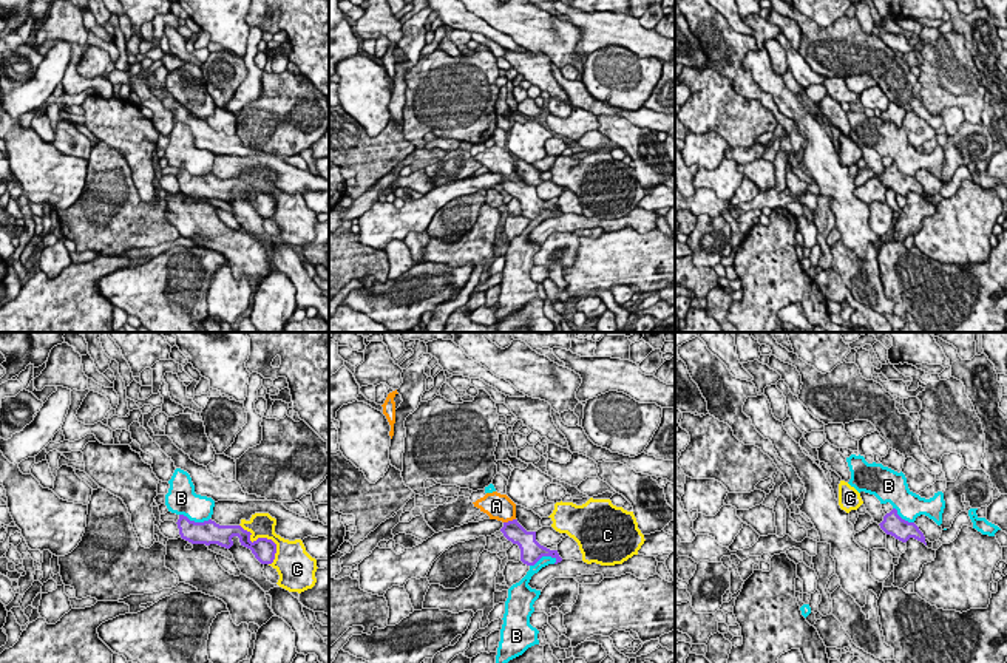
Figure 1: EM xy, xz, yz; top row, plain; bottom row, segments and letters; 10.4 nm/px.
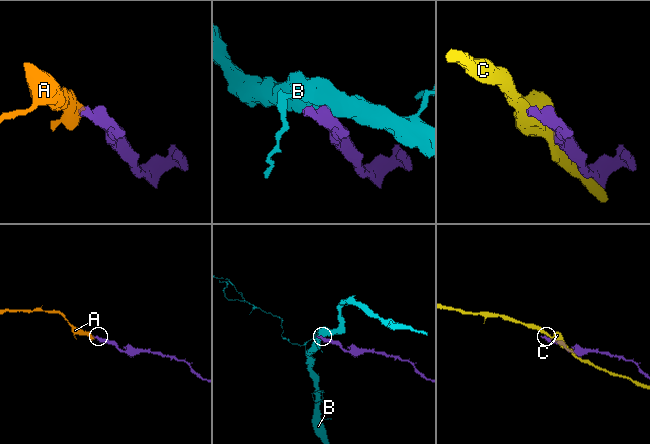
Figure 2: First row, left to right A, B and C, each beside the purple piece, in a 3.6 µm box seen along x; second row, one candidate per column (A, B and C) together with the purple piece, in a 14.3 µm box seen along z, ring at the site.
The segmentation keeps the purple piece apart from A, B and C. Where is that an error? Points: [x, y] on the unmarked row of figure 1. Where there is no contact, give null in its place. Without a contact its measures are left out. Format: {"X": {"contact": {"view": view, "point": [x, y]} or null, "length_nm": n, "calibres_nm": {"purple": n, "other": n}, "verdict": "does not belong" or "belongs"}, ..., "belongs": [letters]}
{"A": {"contact": {"view": "xz", "point": [508, 175]}, "length_nm": 140, "calibres_nm": {"purple": 200, "other": 280}, "verdict": "belongs"}, "B": {"contact": {"view": "xz", "point": [542, 209]}, "length_nm": 300, "calibres_nm": {"purple": 220, "other": 100}, "verdict": "does not belong"}, "C": {"contact": {"view": "xy", "point": [264, 192]}, "length_nm": 550, "calibres_nm": {"purple": 240, "other": 260}, "verdict": "does not belong"}, "belongs": ["A"]}

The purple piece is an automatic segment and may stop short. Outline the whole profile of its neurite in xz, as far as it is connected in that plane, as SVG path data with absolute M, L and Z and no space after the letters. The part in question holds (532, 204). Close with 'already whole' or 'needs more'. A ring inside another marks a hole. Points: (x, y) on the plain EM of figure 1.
M497 145L487 147L483 151L473 156L480 165L487 167L490 173L504 176L500 185L504 190L517 198L520 202L520 215L527 219L534 219L542 210L551 210L554 218L561 216L558 204L550 204L536 195L536 185L527 185L516 173L516 158Z; needs more

